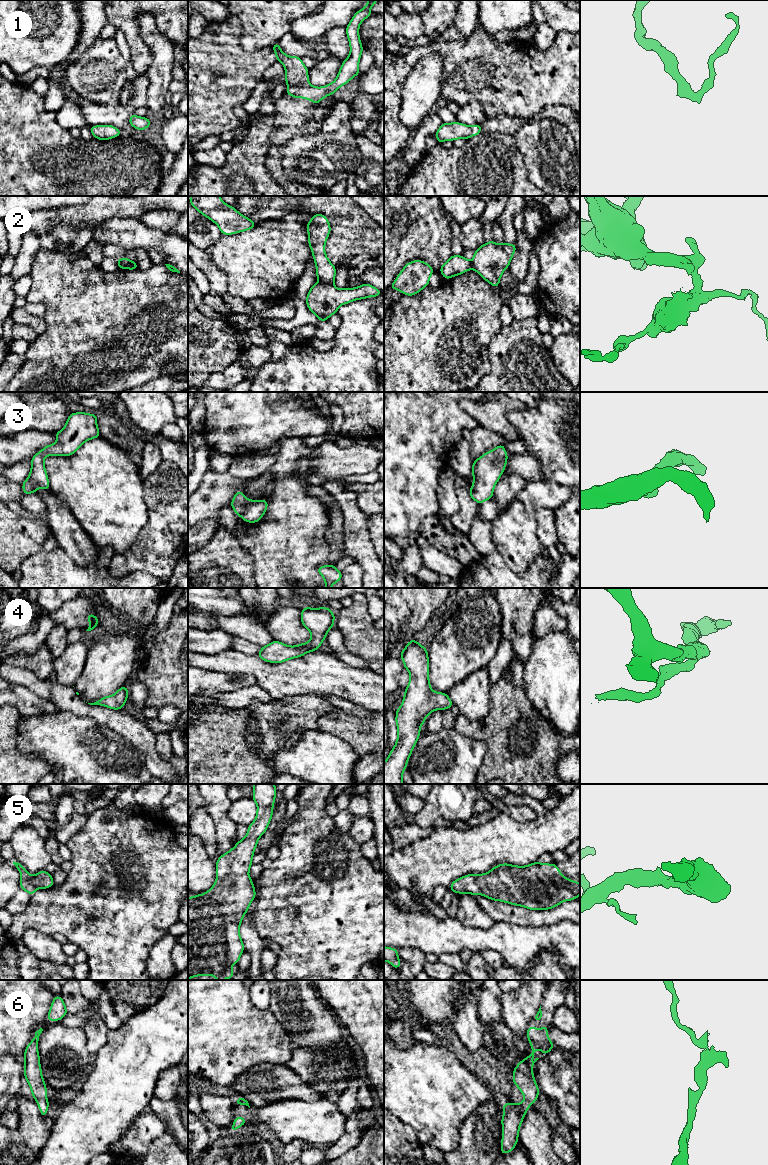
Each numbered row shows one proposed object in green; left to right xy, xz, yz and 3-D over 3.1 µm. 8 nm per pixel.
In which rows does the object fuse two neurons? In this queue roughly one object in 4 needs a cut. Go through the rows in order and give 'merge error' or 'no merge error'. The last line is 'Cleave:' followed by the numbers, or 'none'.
1: no merge error
2: merge error
3: no merge error
4: no merge error
5: no merge error
6: no merge error
Cleave: 2

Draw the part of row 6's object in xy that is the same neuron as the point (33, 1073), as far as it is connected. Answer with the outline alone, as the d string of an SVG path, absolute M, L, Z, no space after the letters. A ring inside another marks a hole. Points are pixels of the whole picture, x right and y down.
M40 1028L35 1032L35 1038L27 1045L24 1056L24 1077L26 1078L34 1100L38 1103L39 1111L46 1118L49 1107L47 1100L46 1083L42 1077L40 1065L40 1056L38 1053L38 1041L43 1029Z

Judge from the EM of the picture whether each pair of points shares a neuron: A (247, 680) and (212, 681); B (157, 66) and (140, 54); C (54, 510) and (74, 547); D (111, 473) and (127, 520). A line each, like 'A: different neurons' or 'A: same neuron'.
A: same neuron
B: different neurons
C: same neuron
D: same neuron

